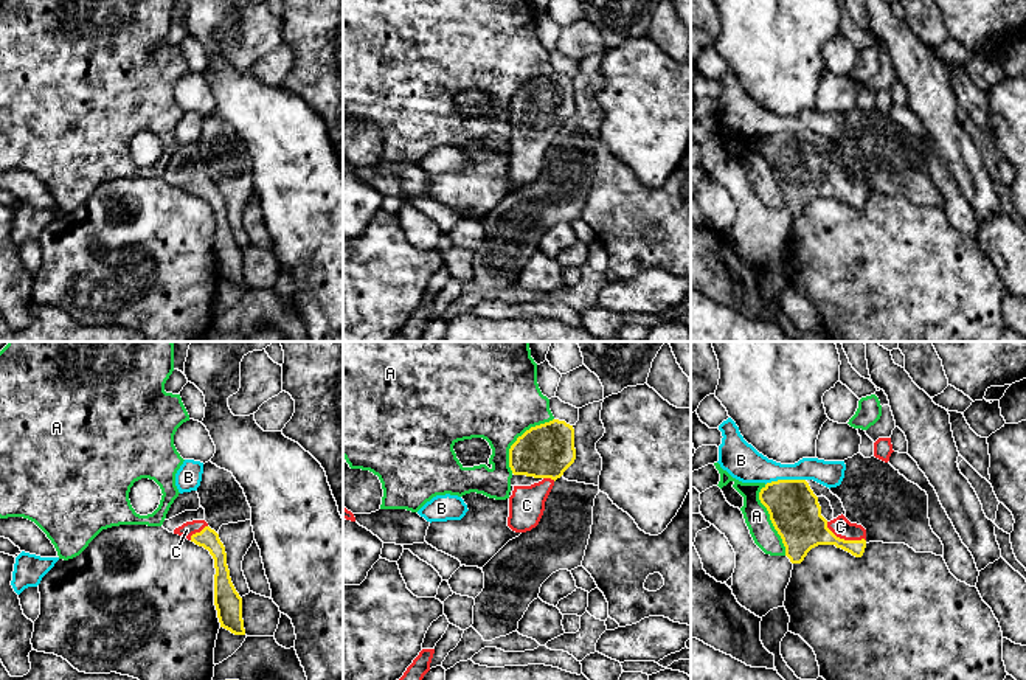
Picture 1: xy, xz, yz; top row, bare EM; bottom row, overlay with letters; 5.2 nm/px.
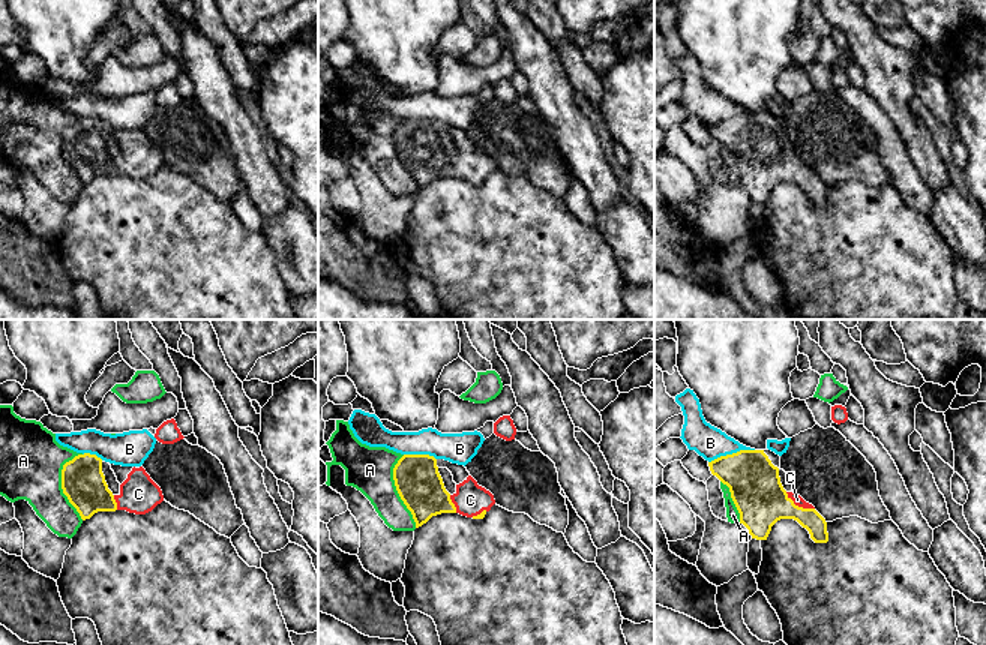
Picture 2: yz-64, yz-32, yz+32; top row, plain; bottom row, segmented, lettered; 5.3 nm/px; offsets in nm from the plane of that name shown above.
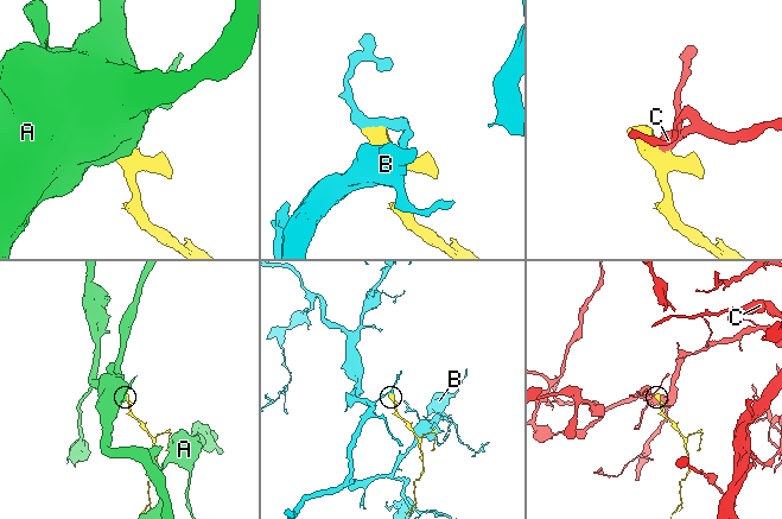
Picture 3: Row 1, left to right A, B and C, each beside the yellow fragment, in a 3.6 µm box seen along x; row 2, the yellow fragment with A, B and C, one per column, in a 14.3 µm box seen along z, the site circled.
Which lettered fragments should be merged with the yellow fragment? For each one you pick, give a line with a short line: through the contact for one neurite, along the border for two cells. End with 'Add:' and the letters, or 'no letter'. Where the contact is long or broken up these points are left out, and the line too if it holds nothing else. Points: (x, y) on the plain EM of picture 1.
C: line yz (800, 176), (843, 191), (840, 179)
Add: C

